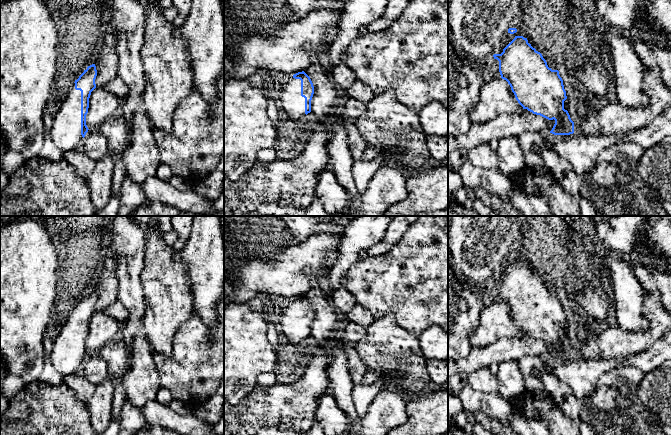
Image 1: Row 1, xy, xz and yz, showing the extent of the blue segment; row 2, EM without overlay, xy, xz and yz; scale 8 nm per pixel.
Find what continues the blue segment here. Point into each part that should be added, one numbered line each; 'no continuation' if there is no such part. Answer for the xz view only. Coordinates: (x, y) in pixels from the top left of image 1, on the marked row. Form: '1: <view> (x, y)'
1: xz (290, 100)

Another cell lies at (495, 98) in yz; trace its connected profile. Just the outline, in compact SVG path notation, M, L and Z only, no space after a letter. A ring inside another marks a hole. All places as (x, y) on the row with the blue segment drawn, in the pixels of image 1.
M489 78L480 87L470 119L472 123L485 124L502 114L522 115L523 110L506 80Z

